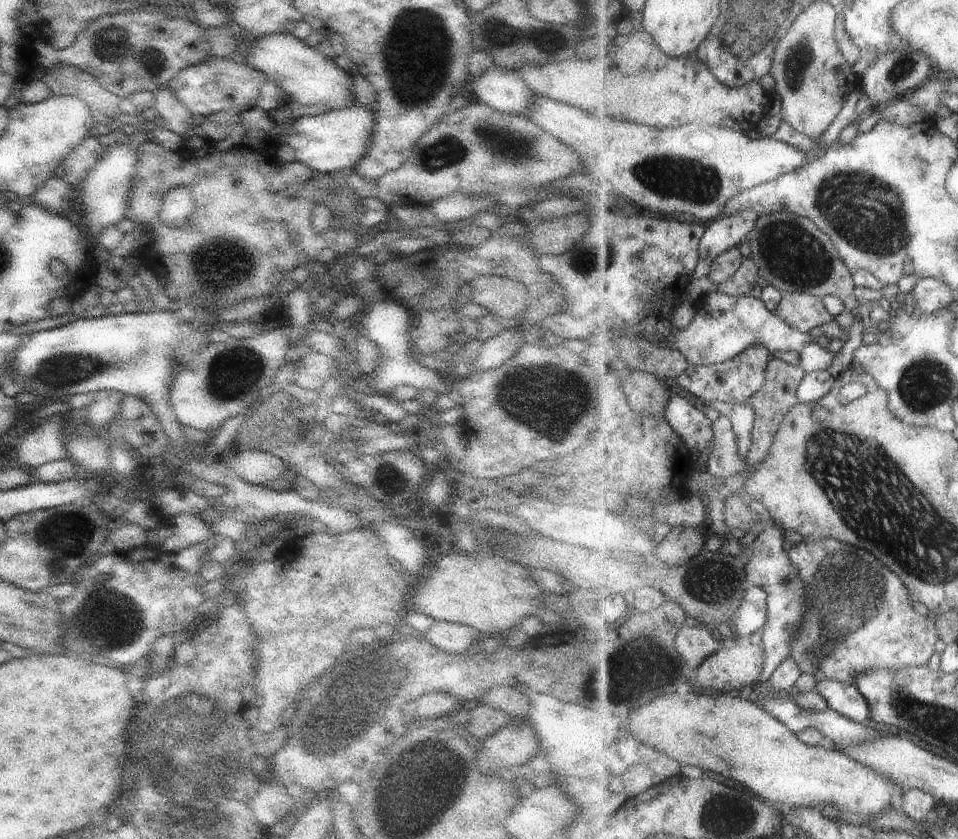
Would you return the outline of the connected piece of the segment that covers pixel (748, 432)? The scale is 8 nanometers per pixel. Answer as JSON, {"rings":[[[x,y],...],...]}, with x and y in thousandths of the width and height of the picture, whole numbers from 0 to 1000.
{"rings":[[[754,478],[741,479],[740,484],[763,501],[764,511],[770,521],[771,540],[776,547],[780,547],[786,528],[785,511],[788,497],[786,486],[779,480],[766,482]]]}

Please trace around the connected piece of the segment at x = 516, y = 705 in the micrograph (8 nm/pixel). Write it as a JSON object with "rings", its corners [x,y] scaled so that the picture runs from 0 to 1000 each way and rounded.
{"rings":[[[518,816],[509,821],[502,837],[526,847],[535,858],[549,857],[553,844],[552,837],[546,827],[528,816]]]}

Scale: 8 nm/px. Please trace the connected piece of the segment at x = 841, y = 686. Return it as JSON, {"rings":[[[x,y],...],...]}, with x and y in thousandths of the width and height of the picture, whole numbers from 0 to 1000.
{"rings":[[[860,809],[854,813],[852,822],[871,849],[895,861],[908,856],[906,834],[891,813]]]}

